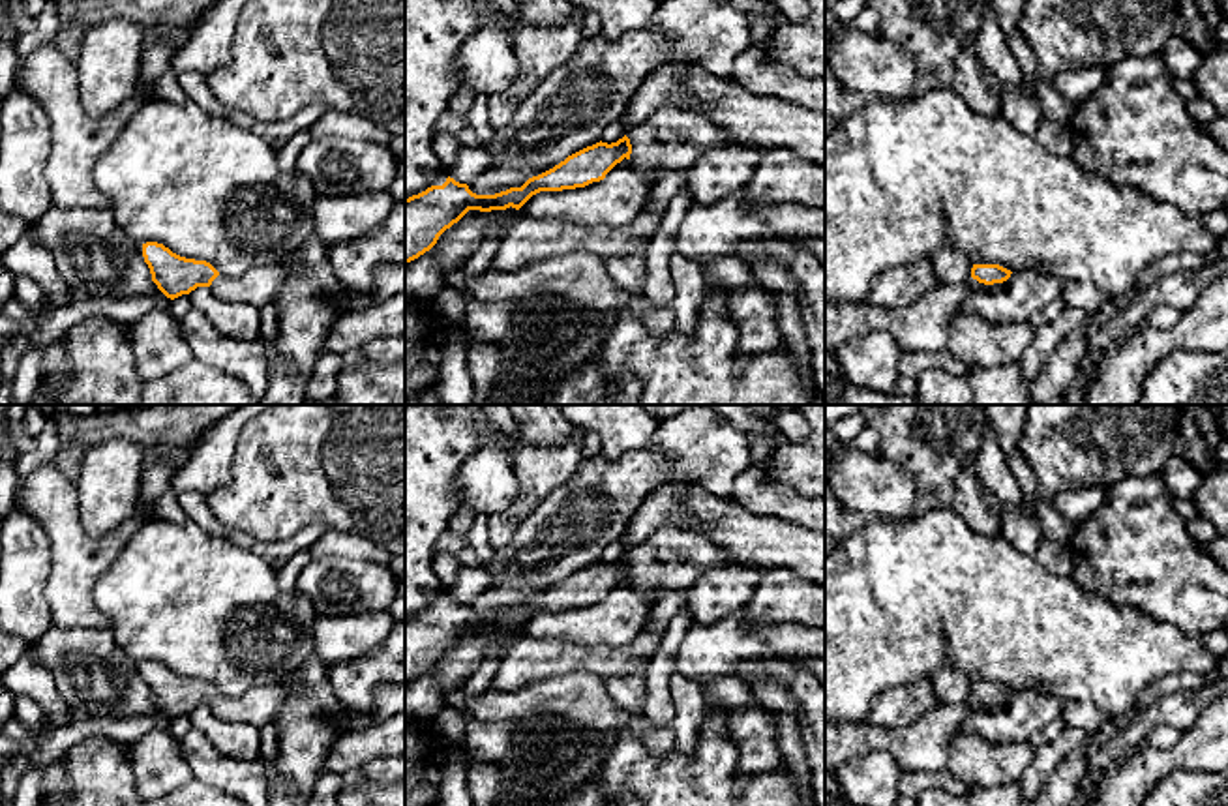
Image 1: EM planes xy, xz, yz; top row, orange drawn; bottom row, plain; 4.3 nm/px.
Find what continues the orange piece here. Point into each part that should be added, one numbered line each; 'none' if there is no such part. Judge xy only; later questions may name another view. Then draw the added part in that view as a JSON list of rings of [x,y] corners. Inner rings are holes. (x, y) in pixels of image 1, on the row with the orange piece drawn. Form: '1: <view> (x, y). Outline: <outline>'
1: xy (259, 285). Outline: [[[283,261],[251,268],[240,277],[217,276],[210,289],[225,302],[246,302],[259,309],[274,304],[279,287],[291,272],[291,266]]]

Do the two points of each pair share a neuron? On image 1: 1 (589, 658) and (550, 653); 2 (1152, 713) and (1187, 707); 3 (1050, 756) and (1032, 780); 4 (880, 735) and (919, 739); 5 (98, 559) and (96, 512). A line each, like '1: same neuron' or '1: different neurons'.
1: same neuron
2: same neuron
3: same neuron
4: same neuron
5: different neurons

